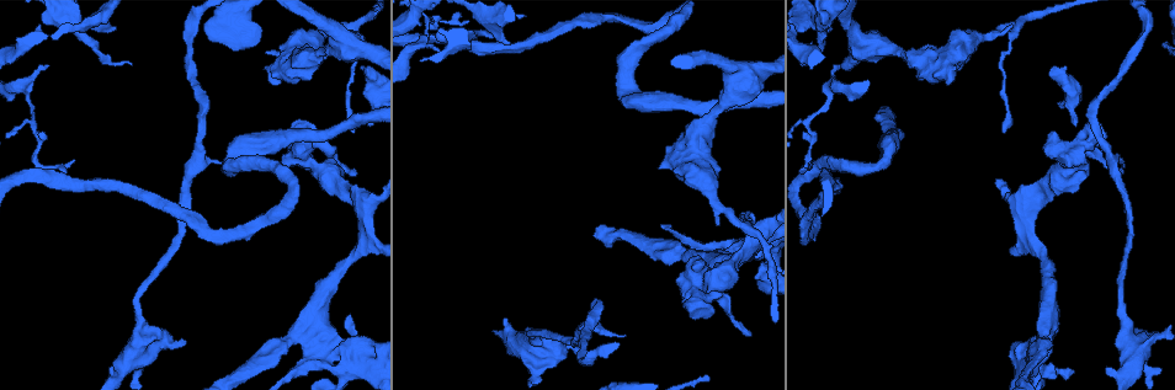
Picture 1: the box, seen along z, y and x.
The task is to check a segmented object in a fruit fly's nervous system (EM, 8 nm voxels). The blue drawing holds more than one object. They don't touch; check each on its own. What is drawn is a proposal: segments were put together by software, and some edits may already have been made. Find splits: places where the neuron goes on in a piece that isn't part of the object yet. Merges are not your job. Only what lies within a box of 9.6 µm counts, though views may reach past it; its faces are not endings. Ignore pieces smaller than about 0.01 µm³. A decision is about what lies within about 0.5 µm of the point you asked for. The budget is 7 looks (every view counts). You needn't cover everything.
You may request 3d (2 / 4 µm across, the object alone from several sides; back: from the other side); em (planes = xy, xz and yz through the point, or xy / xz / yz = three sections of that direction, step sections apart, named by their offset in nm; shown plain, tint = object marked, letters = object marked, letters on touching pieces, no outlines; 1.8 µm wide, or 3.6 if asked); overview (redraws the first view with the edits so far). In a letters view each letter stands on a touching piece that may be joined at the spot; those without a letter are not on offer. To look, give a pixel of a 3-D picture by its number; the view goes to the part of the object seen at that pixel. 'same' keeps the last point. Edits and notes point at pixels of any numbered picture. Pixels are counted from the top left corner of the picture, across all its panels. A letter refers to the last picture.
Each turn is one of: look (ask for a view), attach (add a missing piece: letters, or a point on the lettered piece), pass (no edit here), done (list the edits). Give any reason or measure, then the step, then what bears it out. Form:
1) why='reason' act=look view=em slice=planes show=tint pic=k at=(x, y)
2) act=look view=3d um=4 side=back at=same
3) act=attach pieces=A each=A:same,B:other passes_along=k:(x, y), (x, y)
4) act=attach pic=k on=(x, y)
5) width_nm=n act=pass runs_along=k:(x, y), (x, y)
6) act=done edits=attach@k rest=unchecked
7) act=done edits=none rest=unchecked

why='branch stops here' act=look view=em slice=planes show=letters pic=1 at=(46, 69)

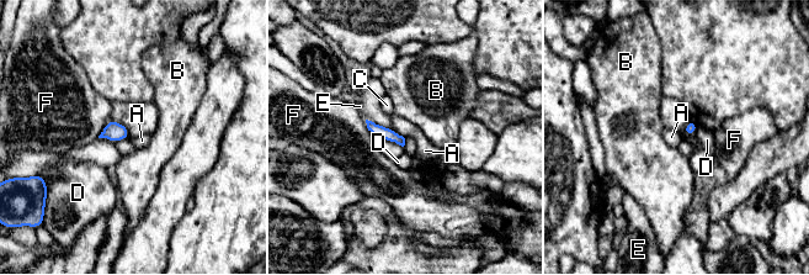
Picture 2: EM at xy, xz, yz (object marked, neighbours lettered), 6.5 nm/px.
act=pass each=A:other,B:other,C:other,D:other,E:other,F:other border=2:(393, 128), (404, 138) found='none of them fits'

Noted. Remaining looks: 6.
why='an open end' act=look view=em slice=planes show=letters pic=1 at=(1086, 173)

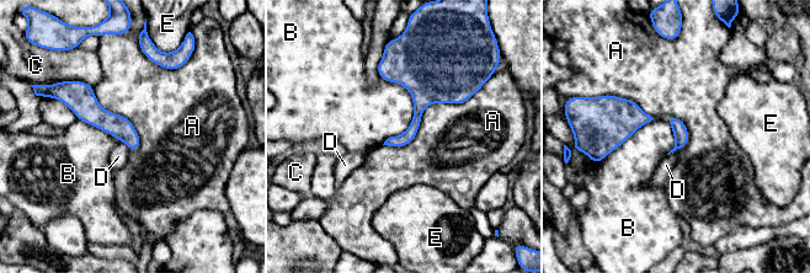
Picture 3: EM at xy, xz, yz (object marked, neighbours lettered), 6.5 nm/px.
longest_contact=A:700nm act=pass each=A:other,B:other,C:other,D:other,E:other border=3:(379, 76), (413, 102), (382, 144) found='none of them fits'

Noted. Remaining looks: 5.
why='free end' act=look view=em slice=yz step=16 show=letters pic=1 at=(955, 66)

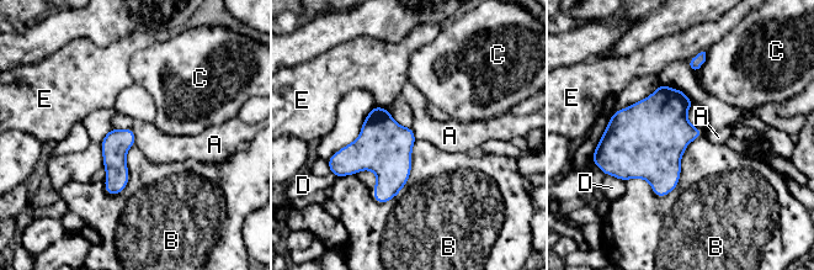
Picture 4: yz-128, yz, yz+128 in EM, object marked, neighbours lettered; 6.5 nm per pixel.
act=look view=em slice=planes show=letters at=same

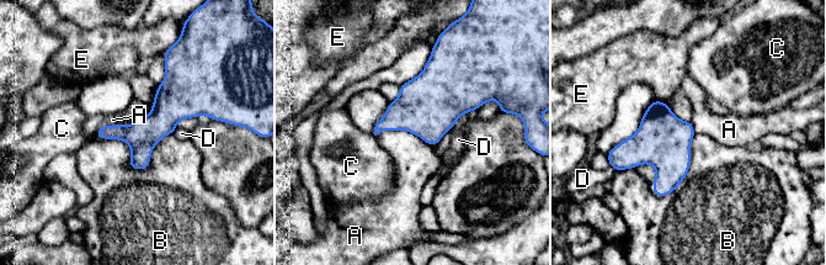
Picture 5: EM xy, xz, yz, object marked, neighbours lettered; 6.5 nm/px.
act=pass each=A:other,B:other,C:other,D:other,E:other border=5:(376, 134), (409, 131), (433, 147) found='none of them fits'

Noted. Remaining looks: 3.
act=done edits=none rest=unchecked

